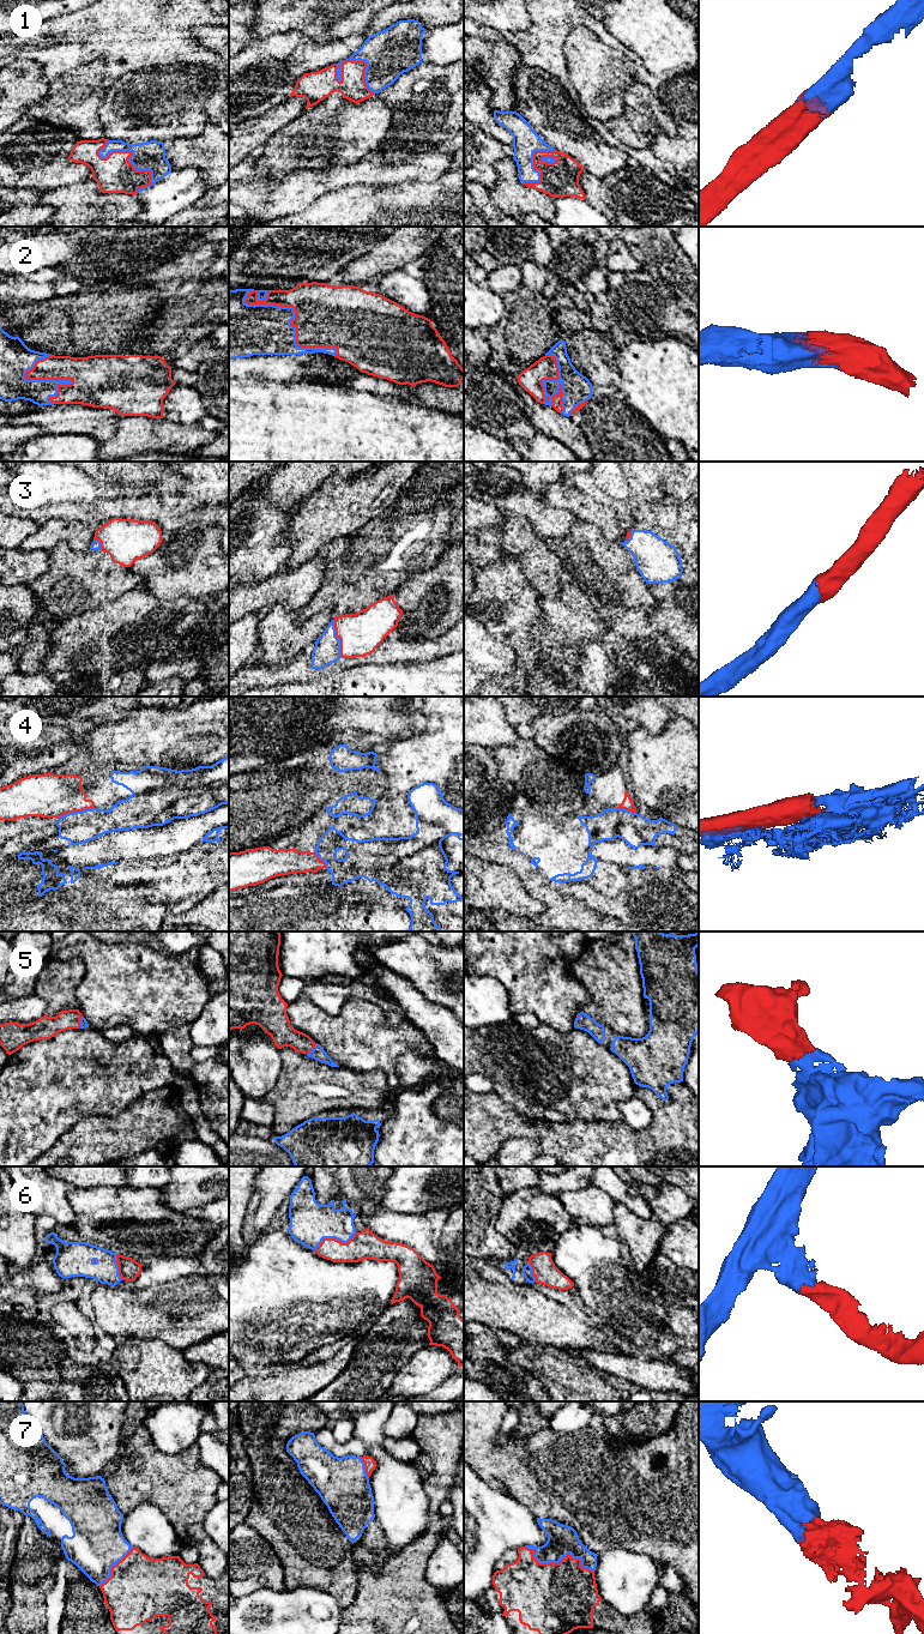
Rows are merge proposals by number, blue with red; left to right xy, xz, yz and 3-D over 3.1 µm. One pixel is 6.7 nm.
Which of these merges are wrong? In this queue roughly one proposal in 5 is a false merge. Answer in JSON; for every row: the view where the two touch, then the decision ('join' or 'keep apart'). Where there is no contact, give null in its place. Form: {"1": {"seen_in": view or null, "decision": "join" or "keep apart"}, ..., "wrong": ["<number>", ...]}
{"1": {"seen_in": "xy", "decision": "join"}, "2": {"seen_in": "xz", "decision": "join"}, "3": {"seen_in": "xz", "decision": "join"}, "4": {"seen_in": "xy", "decision": "join"}, "5": {"seen_in": "xz", "decision": "join"}, "6": {"seen_in": "xz", "decision": "join"}, "7": {"seen_in": "yz", "decision": "join"}, "wrong": []}

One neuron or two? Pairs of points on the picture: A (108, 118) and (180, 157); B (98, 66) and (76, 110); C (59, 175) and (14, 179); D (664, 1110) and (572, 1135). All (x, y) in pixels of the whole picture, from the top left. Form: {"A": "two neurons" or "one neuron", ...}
{"A": "two neurons", "B": "one neuron", "C": "one neuron", "D": "one neuron"}

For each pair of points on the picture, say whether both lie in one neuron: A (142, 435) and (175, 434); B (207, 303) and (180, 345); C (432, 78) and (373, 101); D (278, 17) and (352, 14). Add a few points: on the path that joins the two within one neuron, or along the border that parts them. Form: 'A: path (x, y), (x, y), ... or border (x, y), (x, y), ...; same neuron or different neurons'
A: path (150, 435), (157, 439), (167, 436); same neuron
B: path (197, 314), (180, 331), (180, 335); same neuron
C: border (379, 92), (390, 106), (404, 107), (392, 124); different neurons
D: path (296, 17), (334, 17); same neuron

